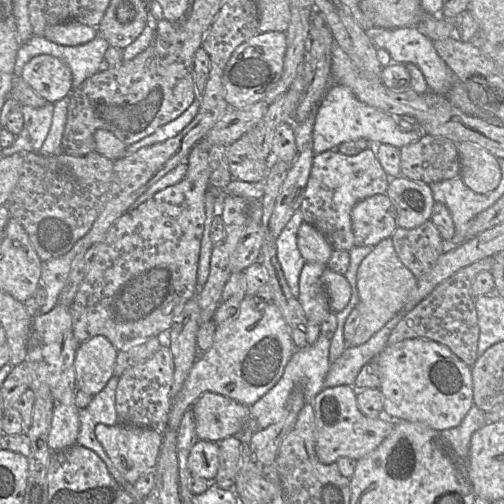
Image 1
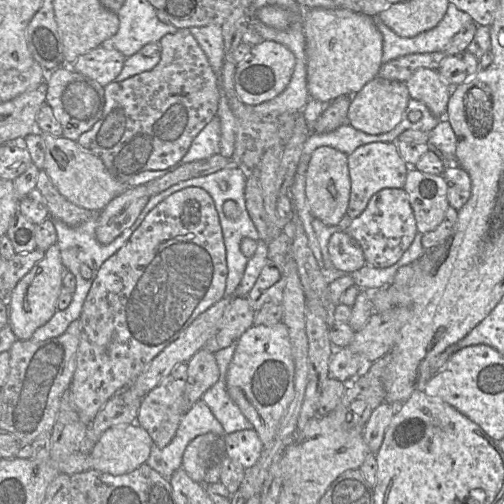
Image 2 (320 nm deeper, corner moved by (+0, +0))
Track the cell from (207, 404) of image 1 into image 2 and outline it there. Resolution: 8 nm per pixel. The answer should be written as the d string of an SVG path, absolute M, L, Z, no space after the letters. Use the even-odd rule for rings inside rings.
M206 433L194 438L186 447L181 468L195 481L202 483L215 454L215 443L220 437Z

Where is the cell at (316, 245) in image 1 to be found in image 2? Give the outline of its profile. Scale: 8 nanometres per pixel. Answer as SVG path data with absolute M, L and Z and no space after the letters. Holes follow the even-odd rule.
M346 230L332 234L328 252L333 266L347 274L359 270L366 264L360 245Z

